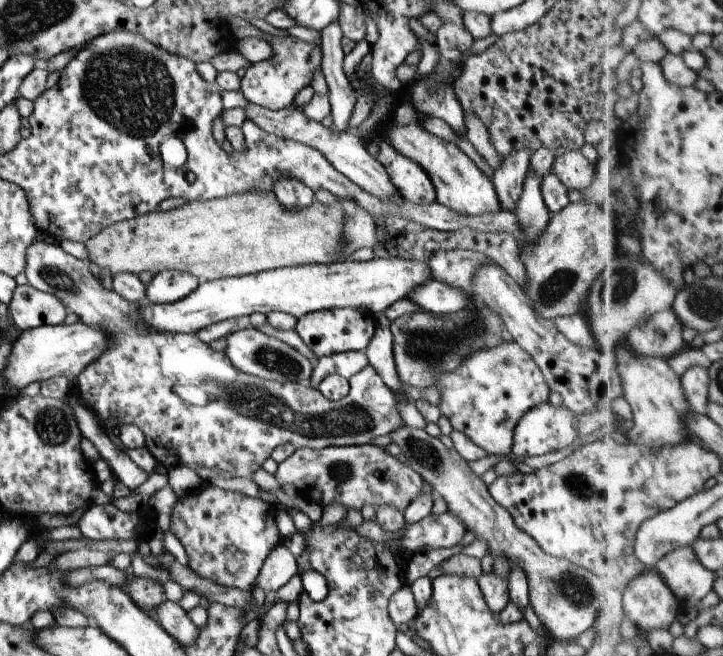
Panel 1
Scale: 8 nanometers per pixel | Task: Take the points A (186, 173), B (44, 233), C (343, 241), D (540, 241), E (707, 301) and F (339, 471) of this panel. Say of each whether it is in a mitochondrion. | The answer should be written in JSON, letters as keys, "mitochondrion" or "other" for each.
{"A":"other","B":"other","C":"other","D":"other","E":"mitochondrion","F":"mitochondrion"}

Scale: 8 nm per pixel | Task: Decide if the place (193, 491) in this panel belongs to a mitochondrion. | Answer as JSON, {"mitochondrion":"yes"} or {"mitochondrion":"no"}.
{"mitochondrion":"no"}

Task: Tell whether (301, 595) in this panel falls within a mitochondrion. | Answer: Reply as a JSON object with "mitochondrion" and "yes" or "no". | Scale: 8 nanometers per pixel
{"mitochondrion":"no"}

